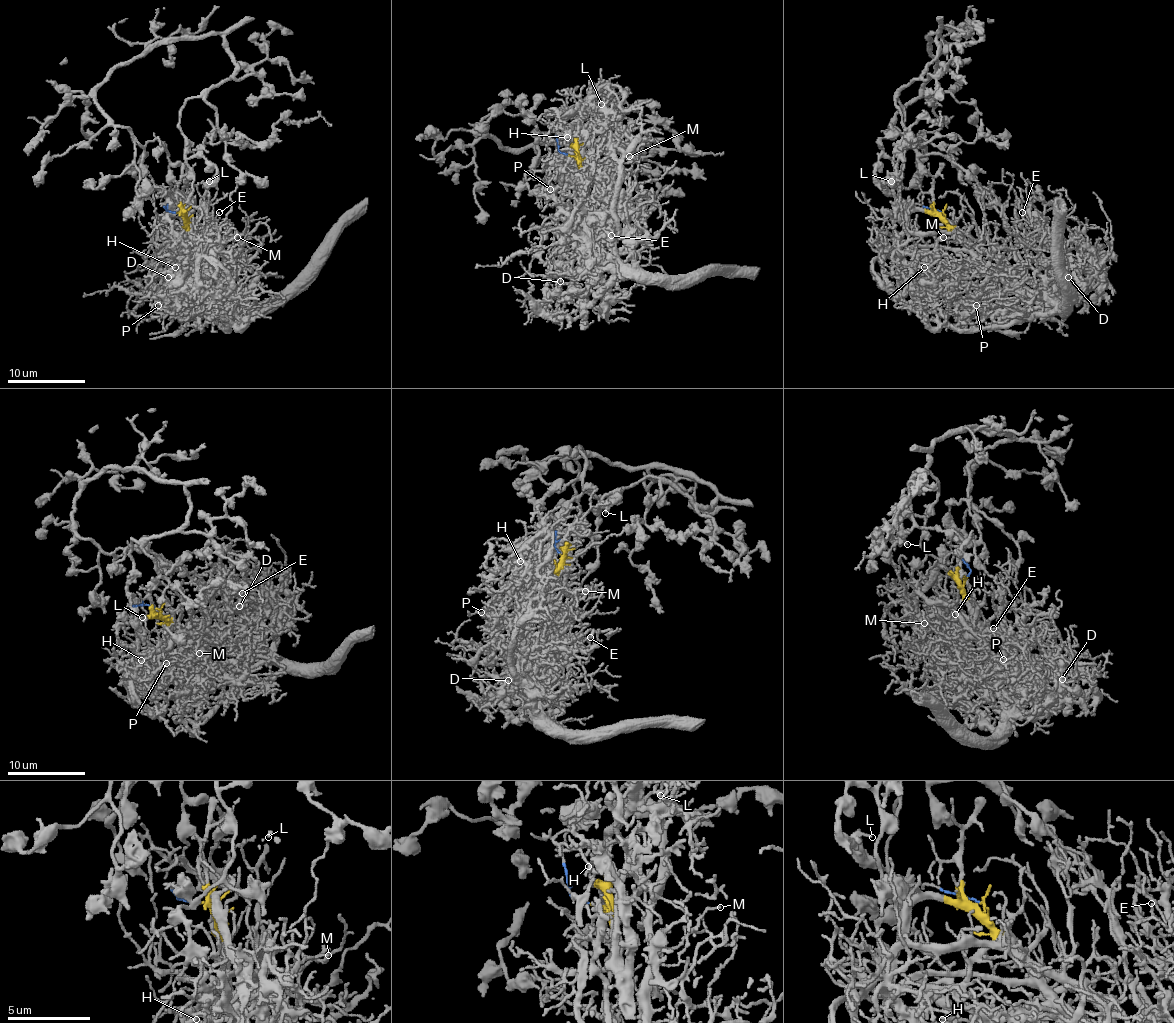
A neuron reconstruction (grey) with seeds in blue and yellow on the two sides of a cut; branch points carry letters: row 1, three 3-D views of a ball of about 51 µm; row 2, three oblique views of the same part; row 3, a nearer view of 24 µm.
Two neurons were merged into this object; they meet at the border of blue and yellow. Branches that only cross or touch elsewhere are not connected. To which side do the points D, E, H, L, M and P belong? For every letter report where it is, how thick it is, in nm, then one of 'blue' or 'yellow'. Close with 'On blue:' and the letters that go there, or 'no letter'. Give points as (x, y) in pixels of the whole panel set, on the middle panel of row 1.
D: (560, 281) | 130 nm | yellow
E: (611, 235) | 120 nm | yellow
H: (567, 137) | 220 nm | yellow
L: (601, 104) | 170 nm | blue
M: (629, 156) | 130 nm | yellow
P: (550, 189) | 200 nm | yellow
On blue: L

